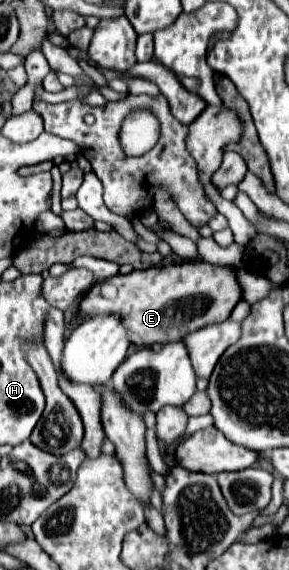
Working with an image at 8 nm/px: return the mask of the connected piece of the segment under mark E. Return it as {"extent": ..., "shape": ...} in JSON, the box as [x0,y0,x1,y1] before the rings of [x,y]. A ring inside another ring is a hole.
{"extent":[78,260,242,346],"shape":[[[200,260],[134,270],[126,276],[118,274],[104,282],[96,282],[80,300],[78,312],[82,318],[118,314],[124,320],[130,344],[152,346],[180,342],[198,328],[224,322],[240,298],[242,290],[236,282],[234,270]]]}

